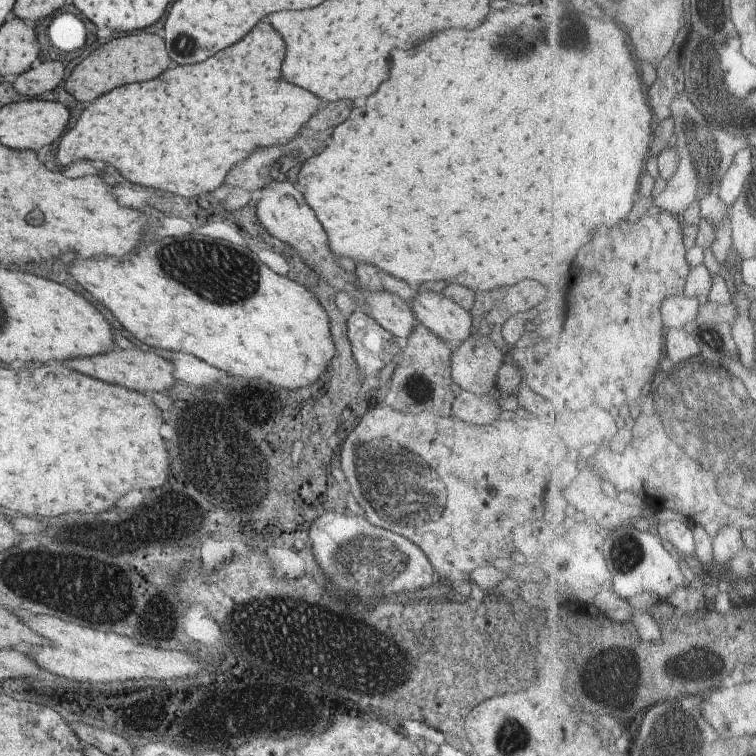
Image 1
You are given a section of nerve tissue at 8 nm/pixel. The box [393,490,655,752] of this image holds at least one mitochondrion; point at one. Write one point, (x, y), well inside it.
(626, 552)

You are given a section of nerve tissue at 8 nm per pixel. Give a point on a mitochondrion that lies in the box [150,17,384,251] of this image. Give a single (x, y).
(185, 44)

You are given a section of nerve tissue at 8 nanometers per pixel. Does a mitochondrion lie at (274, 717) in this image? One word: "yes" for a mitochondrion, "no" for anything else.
no

